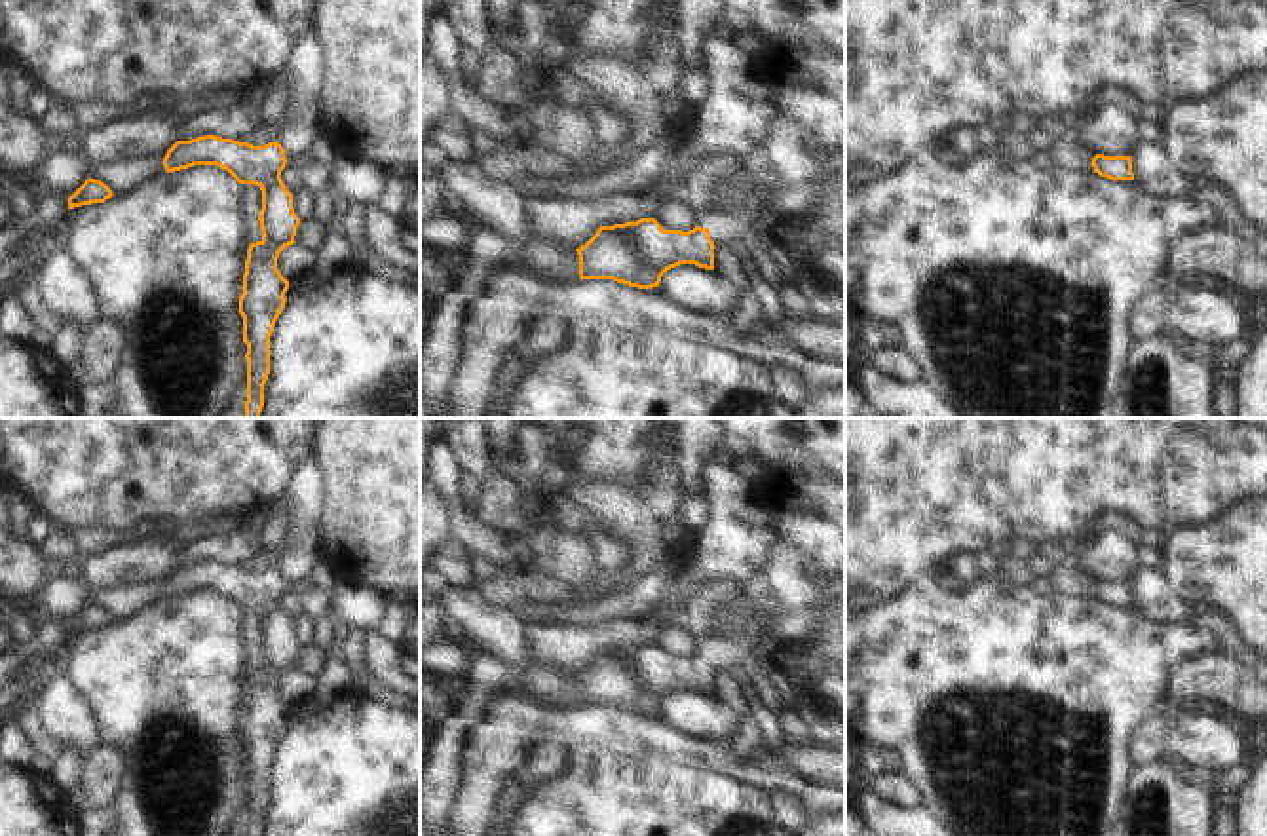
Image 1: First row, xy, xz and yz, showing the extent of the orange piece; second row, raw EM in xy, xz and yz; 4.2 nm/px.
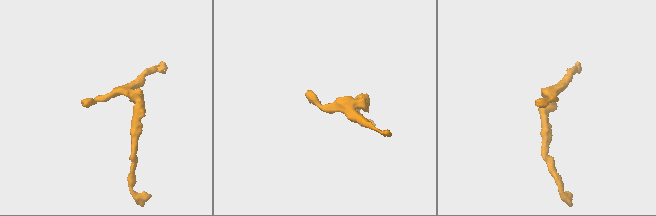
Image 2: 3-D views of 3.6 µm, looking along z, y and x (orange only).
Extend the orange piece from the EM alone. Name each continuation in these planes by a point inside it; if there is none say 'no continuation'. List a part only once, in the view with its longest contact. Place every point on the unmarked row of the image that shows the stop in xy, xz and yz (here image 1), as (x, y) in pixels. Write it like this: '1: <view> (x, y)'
1: xz (722, 654)

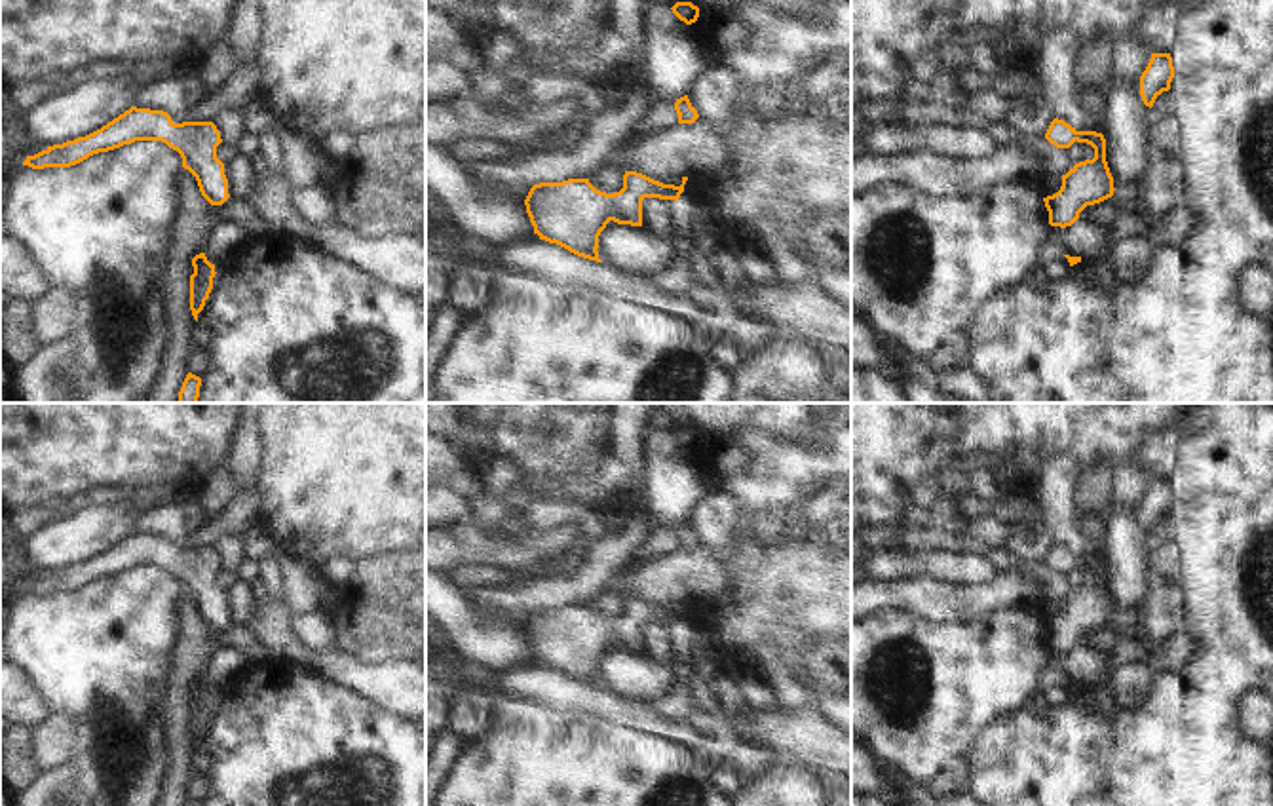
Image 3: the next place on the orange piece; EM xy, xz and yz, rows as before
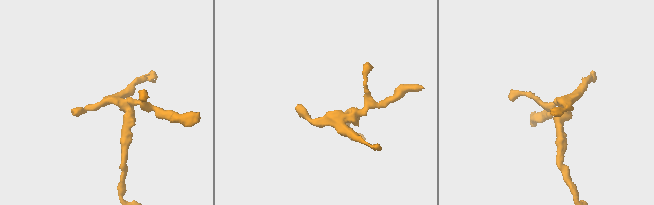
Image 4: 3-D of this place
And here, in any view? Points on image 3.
no continuation

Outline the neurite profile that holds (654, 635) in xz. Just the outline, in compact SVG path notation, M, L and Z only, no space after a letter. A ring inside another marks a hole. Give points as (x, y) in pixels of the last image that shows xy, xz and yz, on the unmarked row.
M644 624L642 625L642 652L659 650L671 644L674 637L674 625Z

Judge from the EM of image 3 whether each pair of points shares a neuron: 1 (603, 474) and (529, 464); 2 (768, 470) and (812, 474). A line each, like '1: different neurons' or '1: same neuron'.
1: different neurons
2: same neuron

